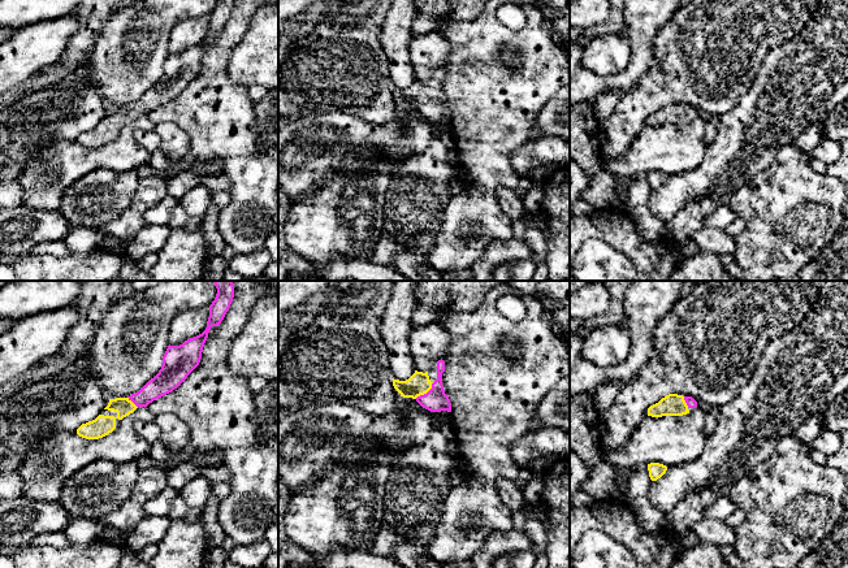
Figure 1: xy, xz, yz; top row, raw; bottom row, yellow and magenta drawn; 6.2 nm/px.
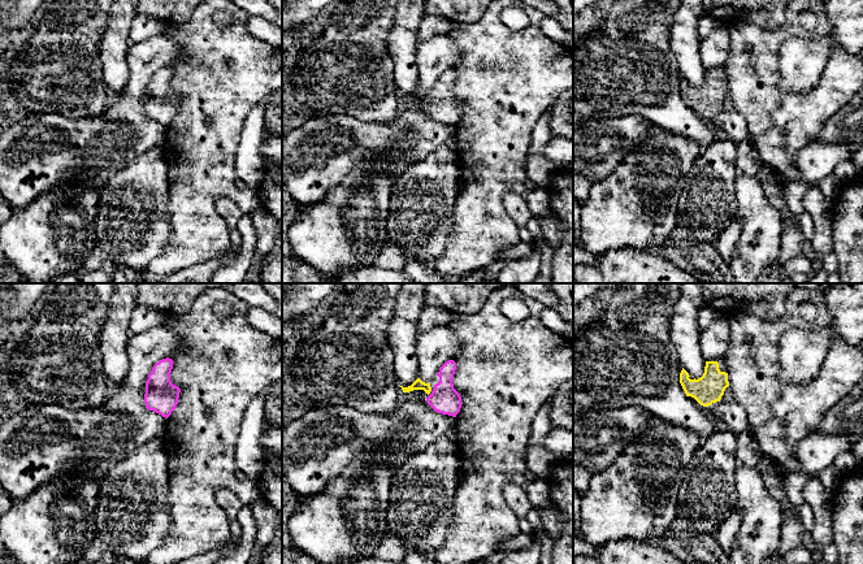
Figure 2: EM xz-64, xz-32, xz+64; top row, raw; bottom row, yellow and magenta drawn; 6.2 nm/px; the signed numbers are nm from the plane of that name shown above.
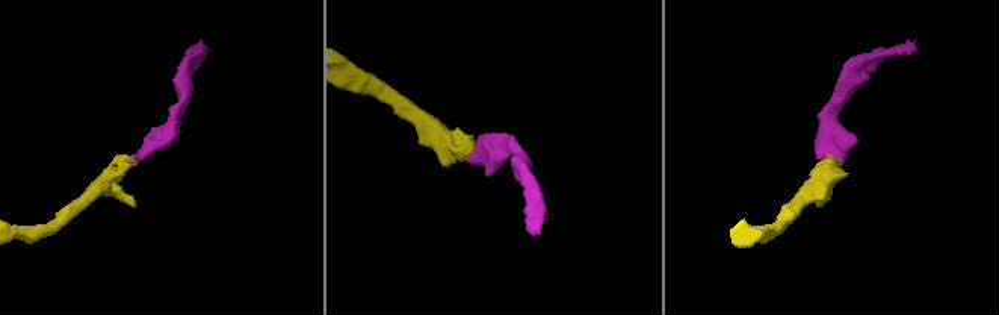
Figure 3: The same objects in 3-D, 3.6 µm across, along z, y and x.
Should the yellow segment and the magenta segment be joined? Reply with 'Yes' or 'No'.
Yes

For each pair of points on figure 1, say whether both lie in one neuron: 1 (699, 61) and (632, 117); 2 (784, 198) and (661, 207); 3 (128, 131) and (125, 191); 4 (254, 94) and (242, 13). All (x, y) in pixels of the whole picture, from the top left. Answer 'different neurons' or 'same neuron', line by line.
1: same neuron
2: different neurons
3: different neurons
4: different neurons

